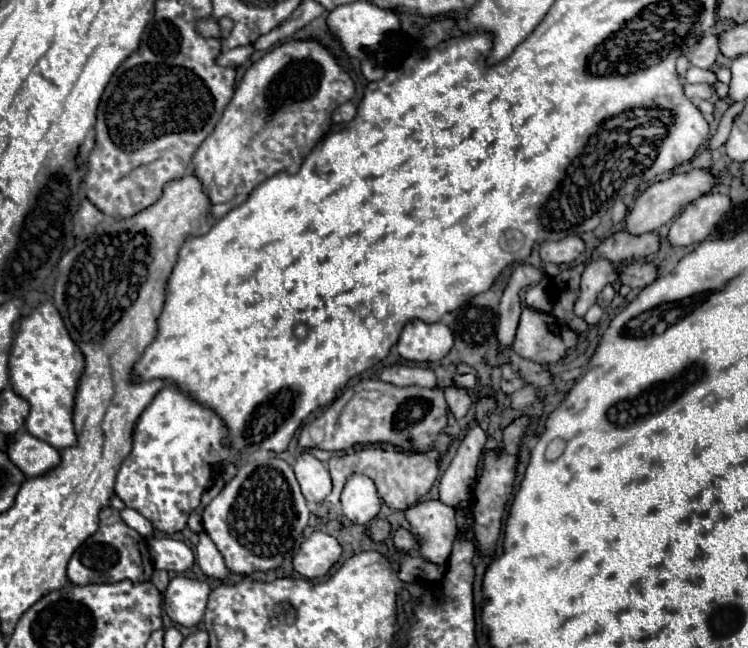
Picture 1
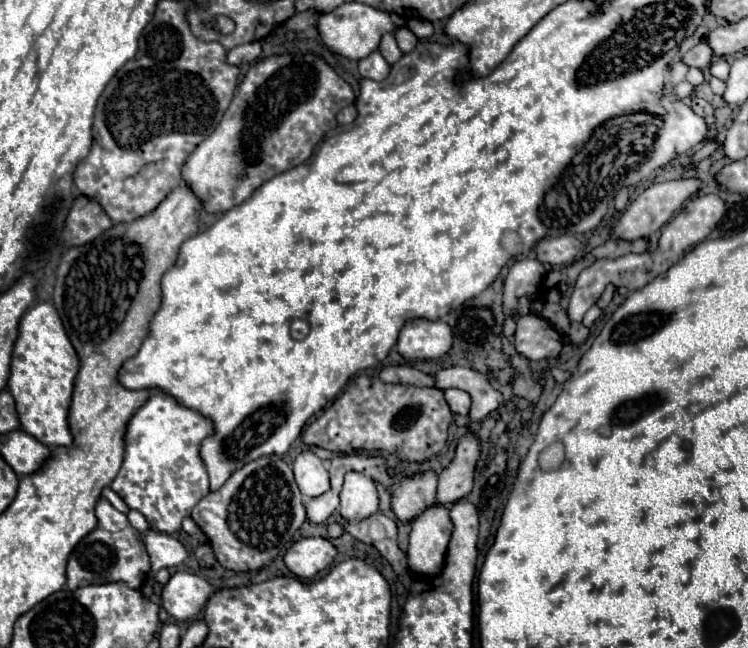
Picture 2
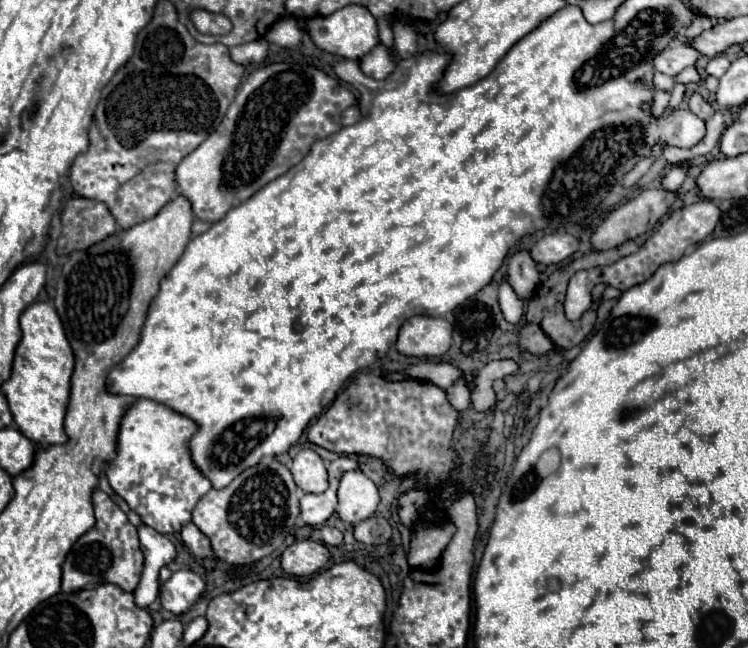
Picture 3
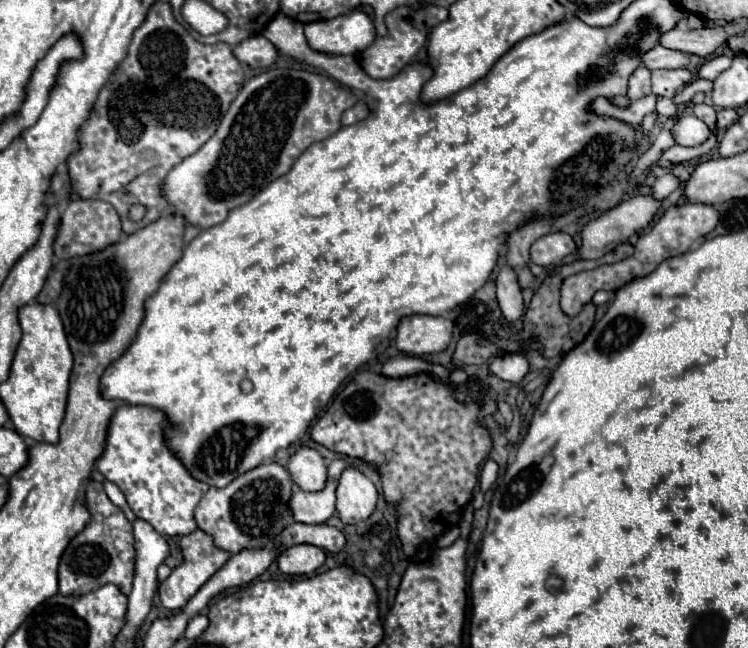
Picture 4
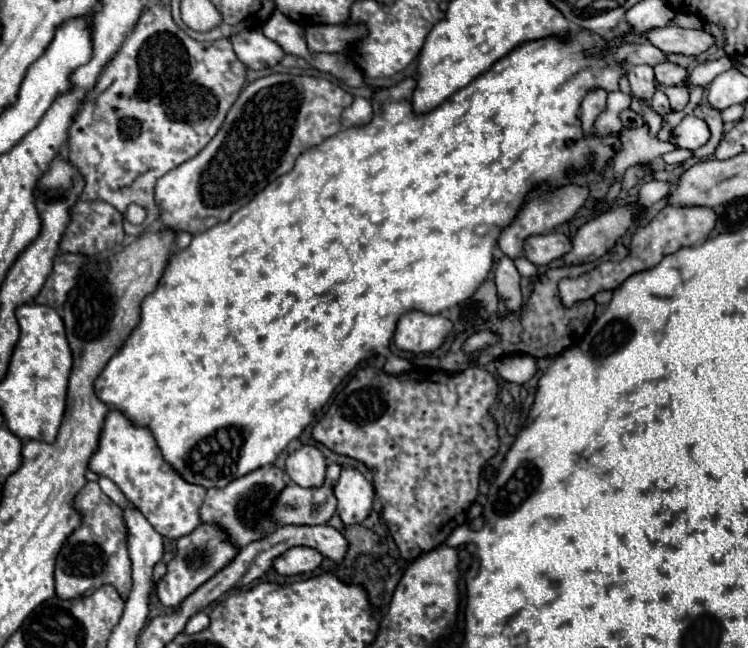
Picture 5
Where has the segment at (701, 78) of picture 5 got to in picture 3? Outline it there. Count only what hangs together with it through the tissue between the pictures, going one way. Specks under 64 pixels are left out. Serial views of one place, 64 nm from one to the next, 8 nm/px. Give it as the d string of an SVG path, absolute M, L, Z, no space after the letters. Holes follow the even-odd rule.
M716 56L716 58L712 58L712 60L708 62L706 72L708 72L710 76L722 78L722 76L726 74L726 70L728 70L728 68L730 68L730 60L728 60L726 56Z

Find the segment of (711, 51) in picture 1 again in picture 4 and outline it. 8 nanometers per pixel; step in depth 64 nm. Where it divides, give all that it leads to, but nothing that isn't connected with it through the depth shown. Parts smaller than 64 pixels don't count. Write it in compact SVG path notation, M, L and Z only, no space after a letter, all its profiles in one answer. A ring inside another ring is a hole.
M656 46L652 52L644 54L644 66L650 70L678 70L678 68L686 68L690 62L692 54L682 52L682 50L670 50L664 46Z

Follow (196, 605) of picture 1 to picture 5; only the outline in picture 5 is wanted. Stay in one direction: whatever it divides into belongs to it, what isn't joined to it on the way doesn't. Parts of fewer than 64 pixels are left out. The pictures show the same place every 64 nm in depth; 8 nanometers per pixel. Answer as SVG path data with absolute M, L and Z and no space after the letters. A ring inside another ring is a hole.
M200 524L192 534L178 538L178 552L174 560L168 562L168 572L156 586L156 594L160 602L170 608L180 606L184 598L188 598L198 586L210 580L218 570L222 570L234 556L236 556L236 548L228 542L222 528L214 524Z

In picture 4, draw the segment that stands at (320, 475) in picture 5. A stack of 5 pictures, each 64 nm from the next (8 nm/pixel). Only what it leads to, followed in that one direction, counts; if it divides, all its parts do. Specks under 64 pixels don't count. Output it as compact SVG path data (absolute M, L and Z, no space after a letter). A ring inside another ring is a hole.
M312 448L298 450L290 458L288 472L290 472L292 480L302 490L320 492L326 486L326 464L324 464L324 458Z

